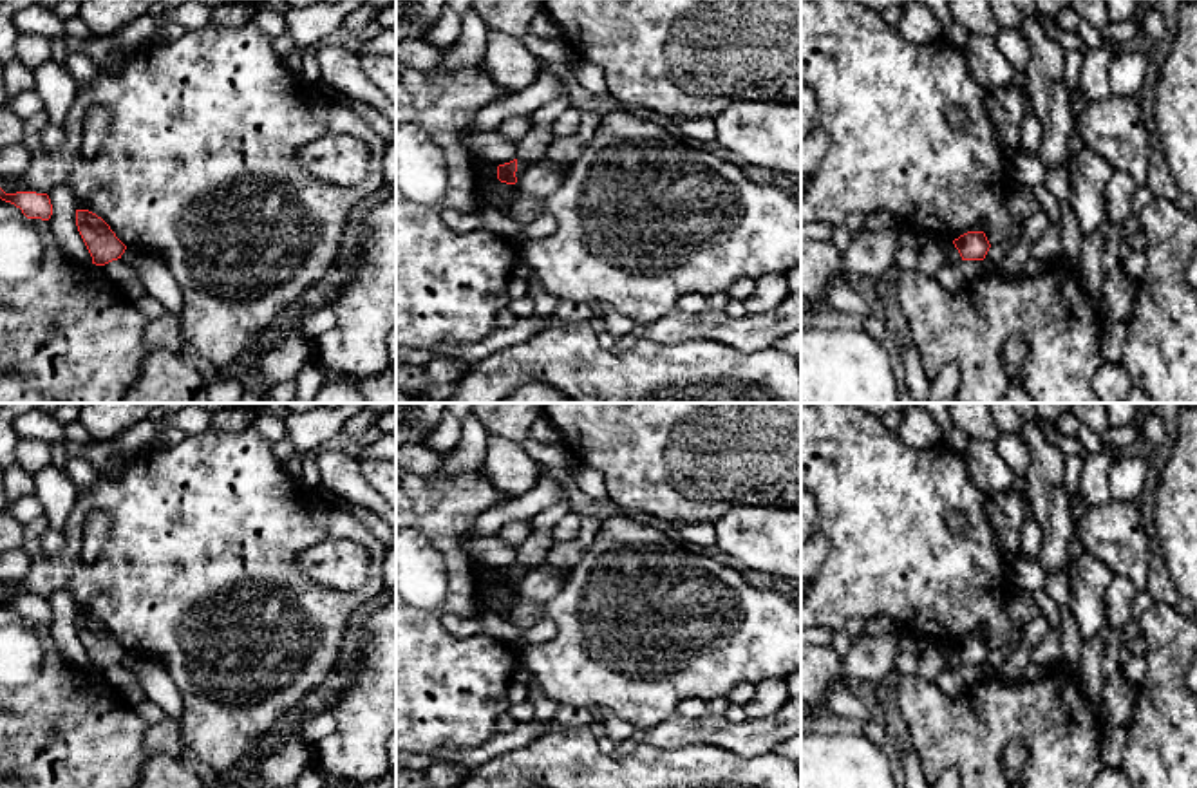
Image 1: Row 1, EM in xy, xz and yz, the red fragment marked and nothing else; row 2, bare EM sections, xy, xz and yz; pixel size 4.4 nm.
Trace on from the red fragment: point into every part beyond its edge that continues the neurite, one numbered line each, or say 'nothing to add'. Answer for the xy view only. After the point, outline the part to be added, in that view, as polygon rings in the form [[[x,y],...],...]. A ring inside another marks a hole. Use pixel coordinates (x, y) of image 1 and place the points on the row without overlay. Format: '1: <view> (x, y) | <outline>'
nothing to add

